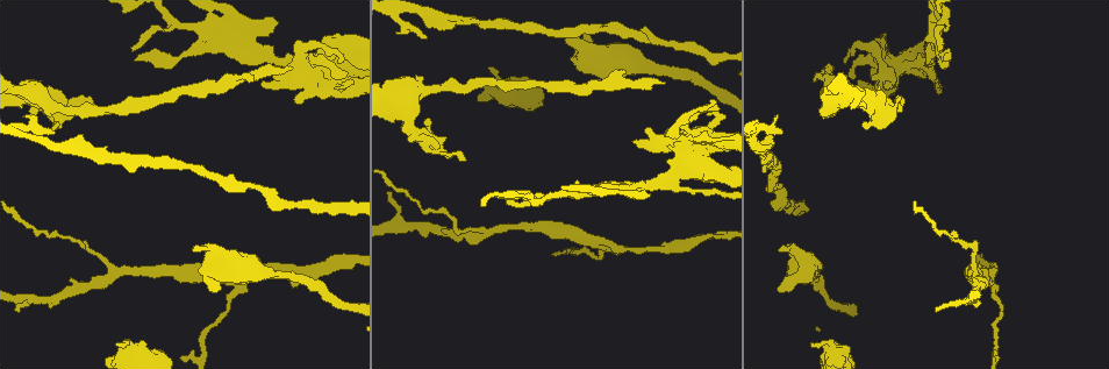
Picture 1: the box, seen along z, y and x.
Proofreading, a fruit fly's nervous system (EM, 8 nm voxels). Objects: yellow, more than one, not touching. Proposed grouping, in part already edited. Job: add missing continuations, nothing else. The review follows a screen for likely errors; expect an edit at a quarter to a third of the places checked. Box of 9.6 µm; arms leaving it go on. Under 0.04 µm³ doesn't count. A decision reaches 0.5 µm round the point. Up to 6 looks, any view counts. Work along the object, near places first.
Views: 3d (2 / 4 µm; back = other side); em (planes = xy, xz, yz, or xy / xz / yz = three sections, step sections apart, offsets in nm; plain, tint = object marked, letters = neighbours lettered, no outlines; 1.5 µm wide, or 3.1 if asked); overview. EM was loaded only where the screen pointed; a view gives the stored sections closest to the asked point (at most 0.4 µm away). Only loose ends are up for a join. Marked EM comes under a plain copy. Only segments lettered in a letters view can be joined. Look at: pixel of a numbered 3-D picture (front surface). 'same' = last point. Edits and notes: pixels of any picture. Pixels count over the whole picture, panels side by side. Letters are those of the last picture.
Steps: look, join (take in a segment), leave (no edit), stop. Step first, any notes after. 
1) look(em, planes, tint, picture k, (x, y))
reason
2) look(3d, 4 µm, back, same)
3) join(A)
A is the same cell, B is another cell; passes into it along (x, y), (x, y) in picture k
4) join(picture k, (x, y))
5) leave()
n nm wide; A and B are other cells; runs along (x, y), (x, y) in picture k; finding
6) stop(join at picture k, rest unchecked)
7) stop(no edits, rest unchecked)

look(3d, 4 µm, picture 1, (118, 342))
an open end

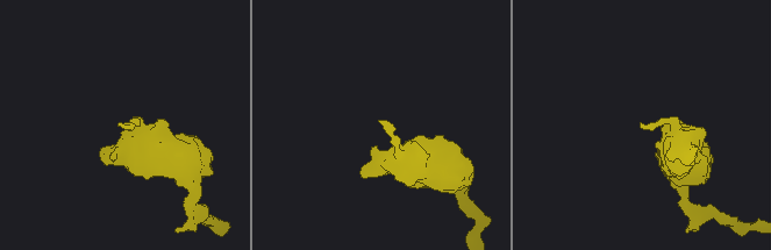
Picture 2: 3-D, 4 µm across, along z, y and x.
look(em, planes, letters, picture 2, (120, 124))

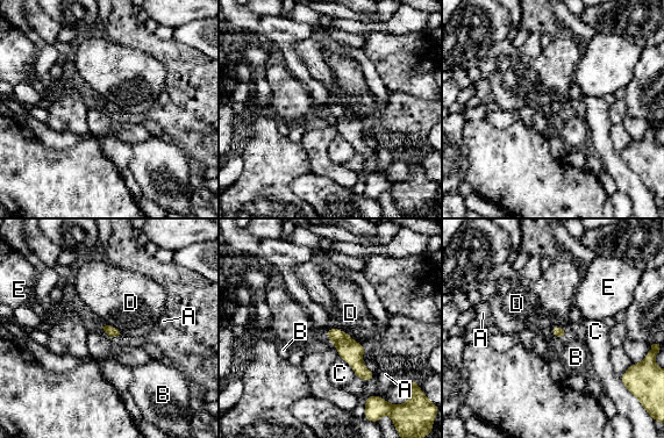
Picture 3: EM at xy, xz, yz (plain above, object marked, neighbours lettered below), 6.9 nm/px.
leave()
A, B, C, D and E are other cells; runs along (332, 330), (368, 378) in picture 3; none of them fits

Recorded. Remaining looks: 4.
look(em, planes, letters, picture 1, (586, 35))
stops while still wide

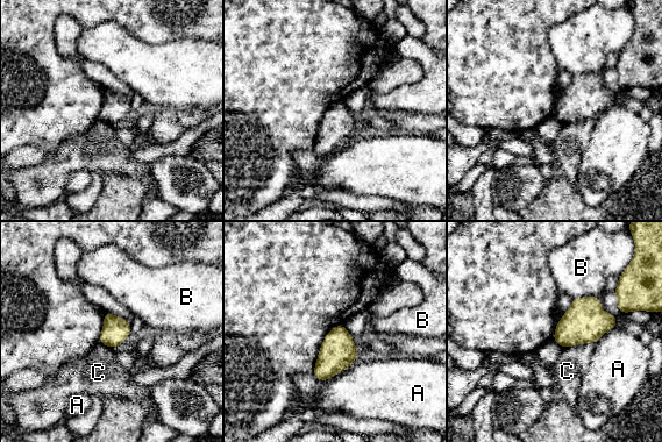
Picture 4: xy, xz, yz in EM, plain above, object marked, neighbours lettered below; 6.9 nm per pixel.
leave()
A touches over 300 nm; A, B and C are other cells; border along (593, 343), (578, 343), (562, 348) in picture 4; no lettered segment goes on from it

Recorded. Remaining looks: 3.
look(em, planes, letters, picture 1, (293, 68))
free end

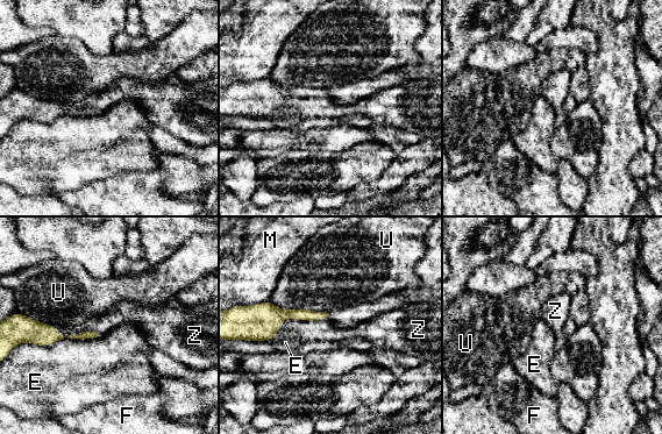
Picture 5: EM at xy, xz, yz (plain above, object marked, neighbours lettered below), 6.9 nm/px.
join(Z)
U touches over 400 nm; Z is the same cell, E, F, M and U are other cells; passes into it along (264, 319), (300, 319), (325, 329) in picture 5; it goes on there

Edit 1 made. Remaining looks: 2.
stop(join at picture 5, rest unchecked)

